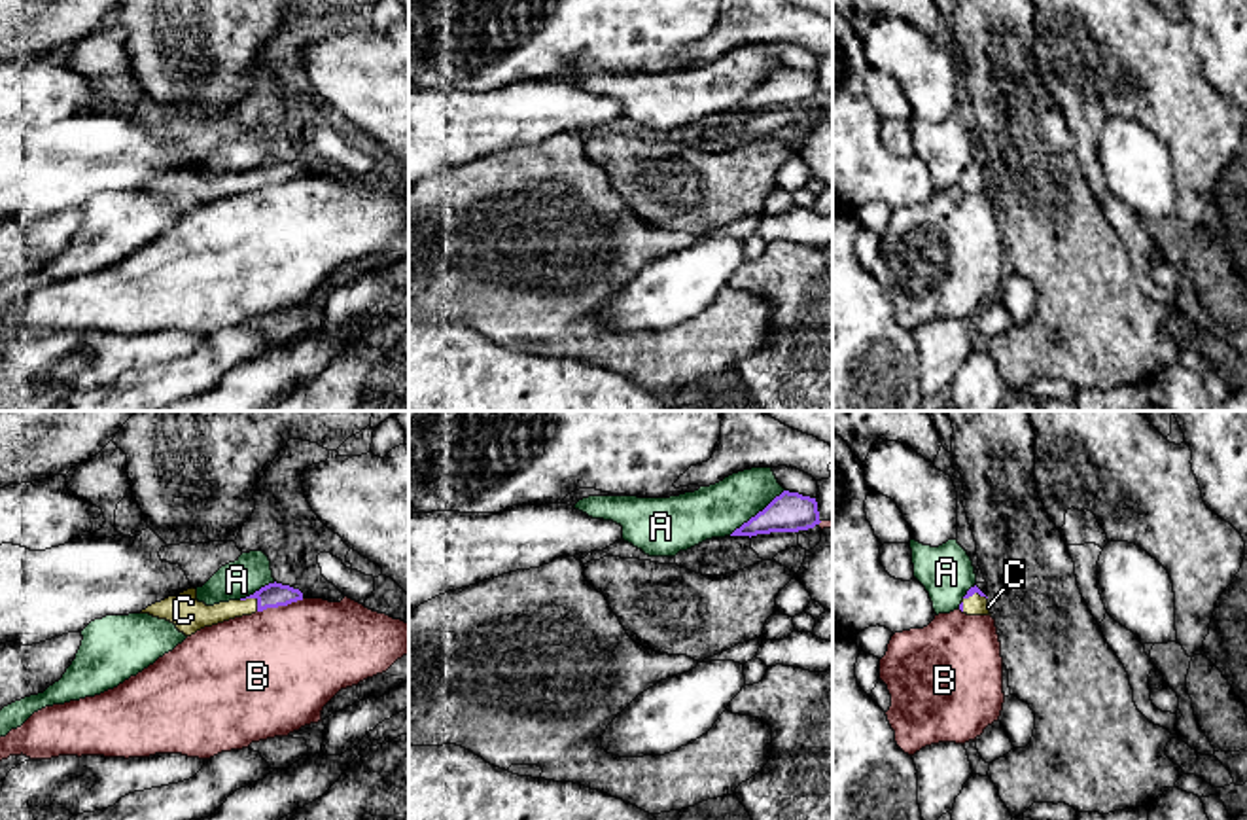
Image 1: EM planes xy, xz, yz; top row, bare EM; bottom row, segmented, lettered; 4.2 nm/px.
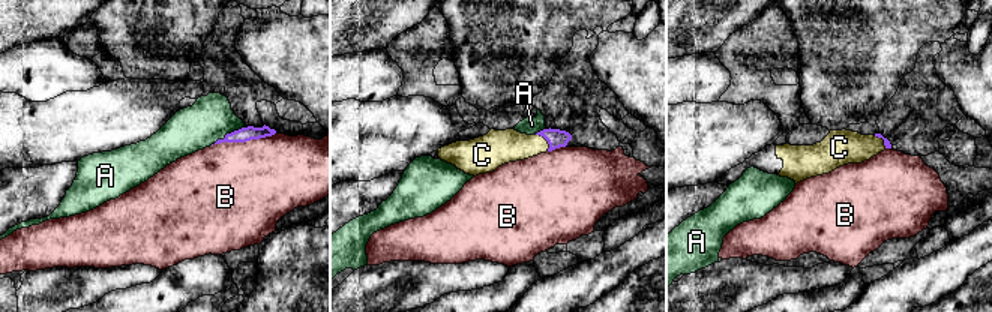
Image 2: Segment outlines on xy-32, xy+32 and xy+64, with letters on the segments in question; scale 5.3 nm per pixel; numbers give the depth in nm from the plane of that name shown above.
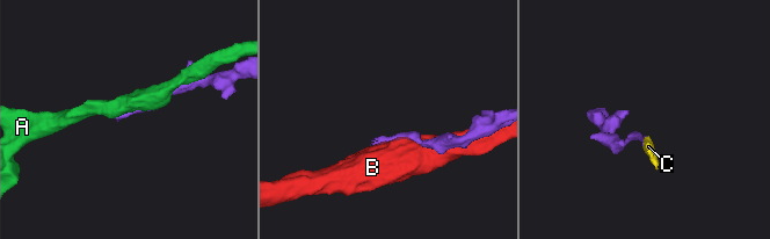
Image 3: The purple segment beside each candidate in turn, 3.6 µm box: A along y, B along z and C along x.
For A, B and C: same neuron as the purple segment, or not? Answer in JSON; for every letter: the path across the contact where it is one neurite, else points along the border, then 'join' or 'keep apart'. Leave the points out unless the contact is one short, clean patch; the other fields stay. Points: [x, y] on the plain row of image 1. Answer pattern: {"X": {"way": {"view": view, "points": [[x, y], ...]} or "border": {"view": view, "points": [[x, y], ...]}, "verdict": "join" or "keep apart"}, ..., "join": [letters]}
{"A": {"verdict": "keep apart"}, "B": {"verdict": "keep apart"}, "C": {"way": {"view": "xy", "points": [[273, 171], [254, 173], [245, 182], [199, 192]]}, "verdict": "join"}, "join": ["C"]}

